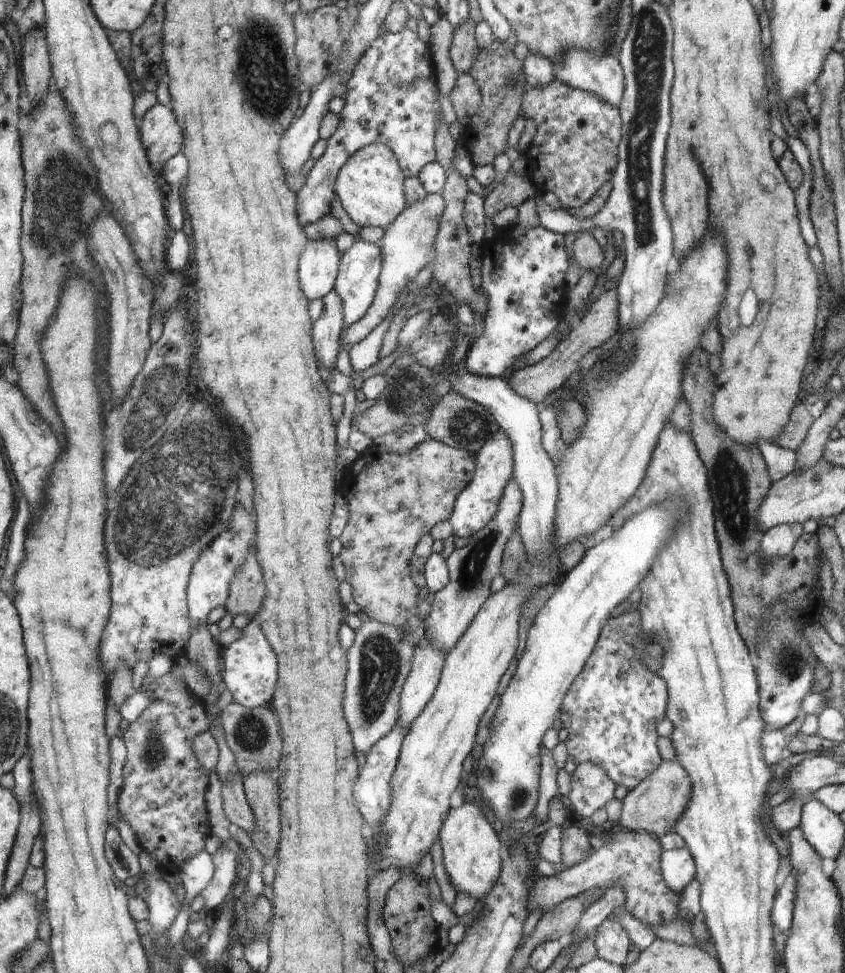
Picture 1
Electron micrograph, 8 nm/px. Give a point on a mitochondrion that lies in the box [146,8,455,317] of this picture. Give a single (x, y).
(262, 68)

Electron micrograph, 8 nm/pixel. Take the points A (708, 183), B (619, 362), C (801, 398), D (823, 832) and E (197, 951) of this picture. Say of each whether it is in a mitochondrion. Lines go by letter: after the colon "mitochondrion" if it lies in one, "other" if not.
A: other
B: mitochondrion
C: other
D: other
E: other

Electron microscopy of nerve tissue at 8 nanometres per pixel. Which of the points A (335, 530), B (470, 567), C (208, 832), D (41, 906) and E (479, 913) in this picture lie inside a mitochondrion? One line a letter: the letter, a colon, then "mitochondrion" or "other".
A: other
B: mitochondrion
C: other
D: other
E: other

